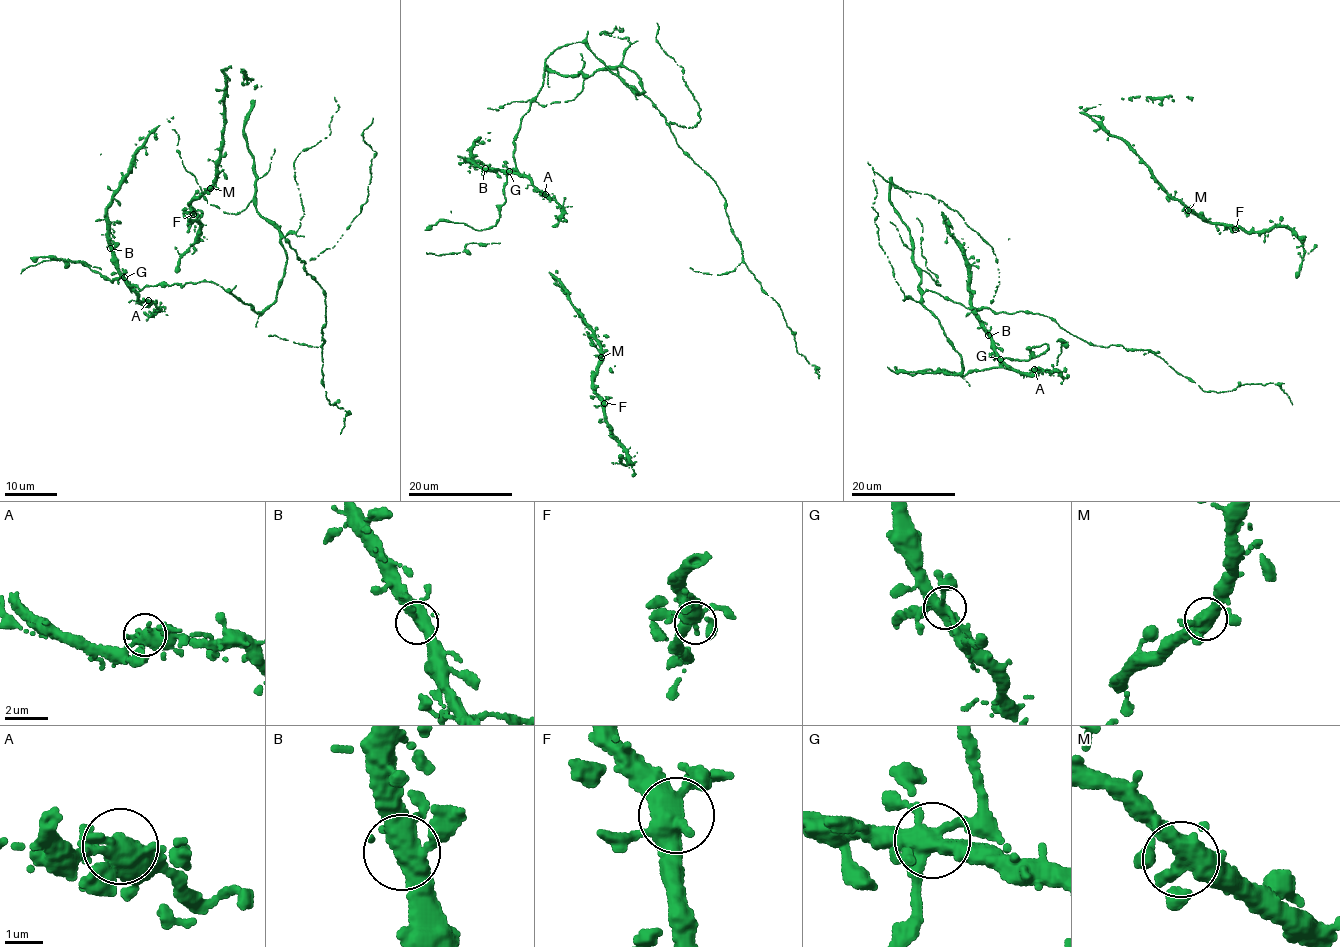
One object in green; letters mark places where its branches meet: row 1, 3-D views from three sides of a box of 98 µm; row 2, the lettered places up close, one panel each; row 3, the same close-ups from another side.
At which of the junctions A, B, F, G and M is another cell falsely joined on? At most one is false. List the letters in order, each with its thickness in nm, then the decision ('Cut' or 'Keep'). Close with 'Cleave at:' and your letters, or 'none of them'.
A: Thickness 340 nm. Keep
B: Thickness 400 nm. Keep
F: Thickness 360 nm. Keep
G: Thickness 400 nm. Keep
M: Thickness 400 nm. Keep
Cleave at: none of them

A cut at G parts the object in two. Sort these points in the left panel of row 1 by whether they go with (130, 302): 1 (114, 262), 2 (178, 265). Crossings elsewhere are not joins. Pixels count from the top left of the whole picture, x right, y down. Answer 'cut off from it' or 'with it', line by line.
1: with it
2: with it

